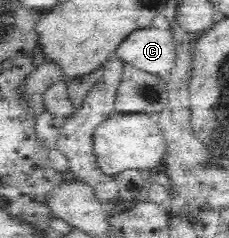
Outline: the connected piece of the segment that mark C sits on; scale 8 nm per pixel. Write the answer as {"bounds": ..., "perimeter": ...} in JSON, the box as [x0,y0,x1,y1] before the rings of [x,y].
{"bounds":[114,29,176,77],"perimeter":[[[138,29],[118,45],[114,55],[135,69],[152,76],[167,77],[175,67],[176,44],[168,29]]]}

